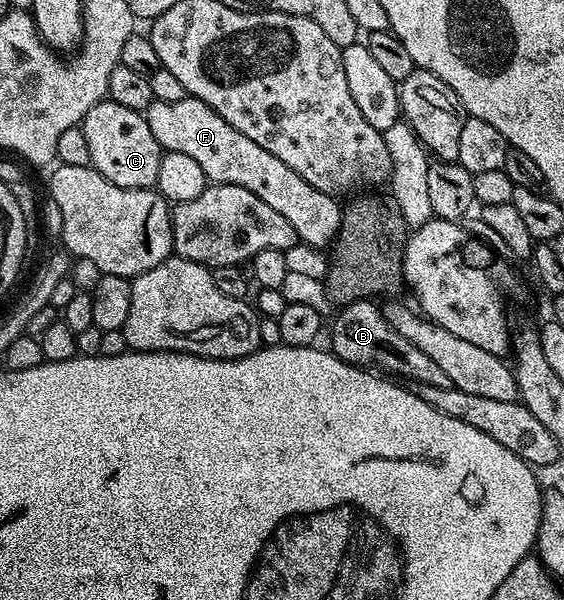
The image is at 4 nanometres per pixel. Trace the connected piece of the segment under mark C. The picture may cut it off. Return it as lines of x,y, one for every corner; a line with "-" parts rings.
106,97
99,105
95,105
85,114
83,126
87,146
91,149
91,166
103,177
107,177
107,181
127,189
156,188
163,148
155,141
155,133
151,133
151,125
147,125
142,112
127,109
124,105
119,105
115,100

